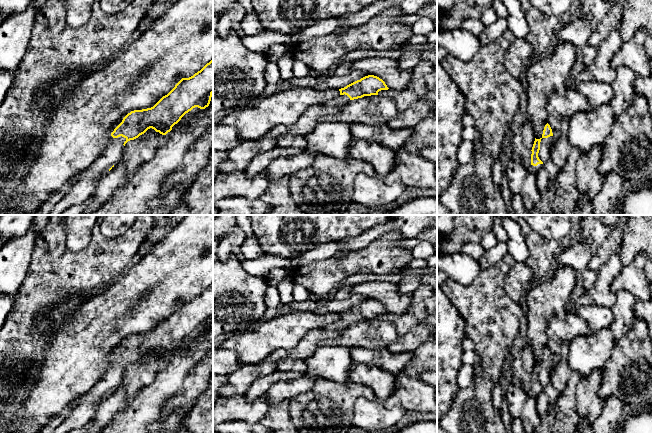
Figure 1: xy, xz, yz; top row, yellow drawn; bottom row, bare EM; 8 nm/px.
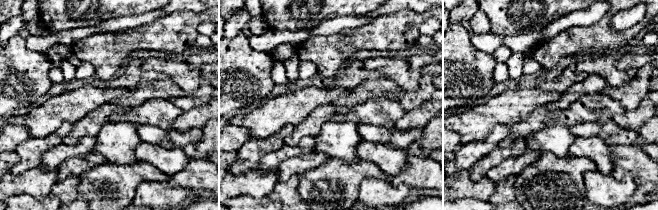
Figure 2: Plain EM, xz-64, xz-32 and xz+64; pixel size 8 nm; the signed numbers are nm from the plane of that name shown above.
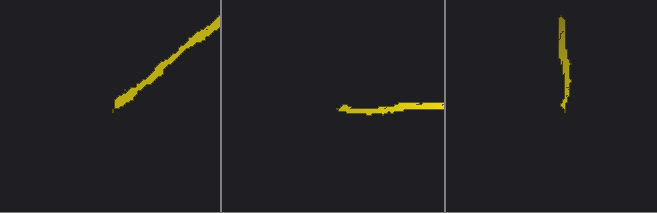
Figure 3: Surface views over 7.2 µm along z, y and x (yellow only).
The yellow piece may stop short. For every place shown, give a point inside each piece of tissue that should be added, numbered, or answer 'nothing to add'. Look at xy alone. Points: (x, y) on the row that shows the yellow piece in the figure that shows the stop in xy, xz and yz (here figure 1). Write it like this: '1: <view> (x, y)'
1: xy (84, 187)

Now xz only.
1: xz (341, 100)

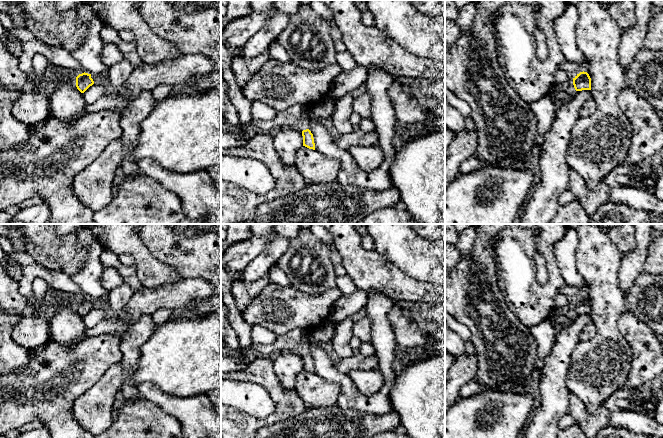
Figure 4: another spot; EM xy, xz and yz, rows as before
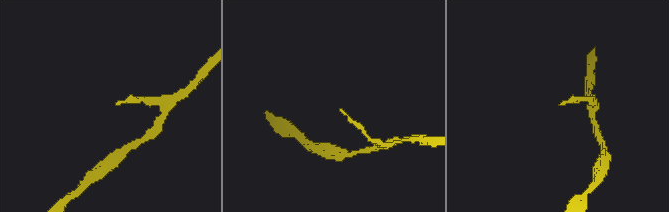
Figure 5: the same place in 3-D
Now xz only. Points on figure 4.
1: xz (297, 117)

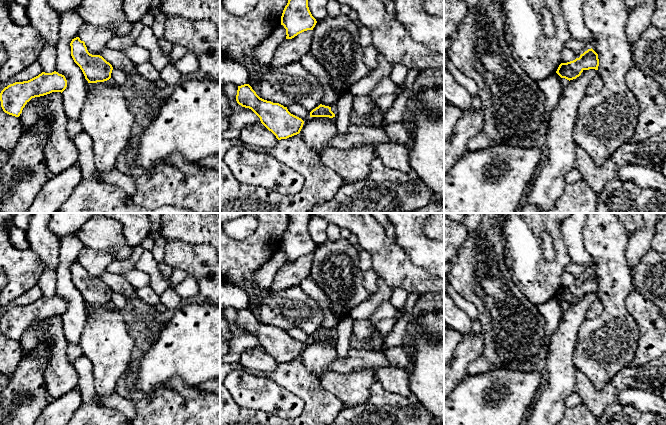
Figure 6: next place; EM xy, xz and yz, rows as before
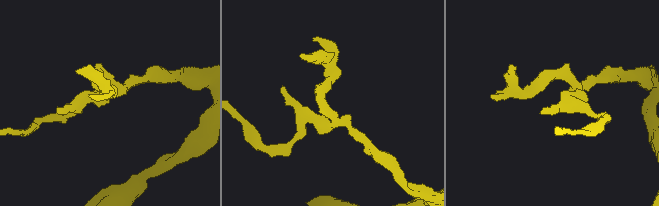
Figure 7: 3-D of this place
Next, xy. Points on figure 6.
nothing to add

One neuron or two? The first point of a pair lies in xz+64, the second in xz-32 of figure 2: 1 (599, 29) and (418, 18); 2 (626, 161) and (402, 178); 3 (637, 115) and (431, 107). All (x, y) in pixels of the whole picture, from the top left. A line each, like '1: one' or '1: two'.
1: one
2: one
3: one

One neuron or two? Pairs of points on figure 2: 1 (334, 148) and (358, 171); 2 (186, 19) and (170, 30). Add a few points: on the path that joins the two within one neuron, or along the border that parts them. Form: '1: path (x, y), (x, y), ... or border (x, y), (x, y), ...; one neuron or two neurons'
1: border (327, 155), (348, 162), (353, 162), (357, 159); two neurons
2: path (182, 23), (174, 30); one neuron

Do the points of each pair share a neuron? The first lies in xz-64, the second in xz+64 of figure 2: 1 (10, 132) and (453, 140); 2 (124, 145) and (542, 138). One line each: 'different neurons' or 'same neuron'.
1: same neuron
2: same neuron

